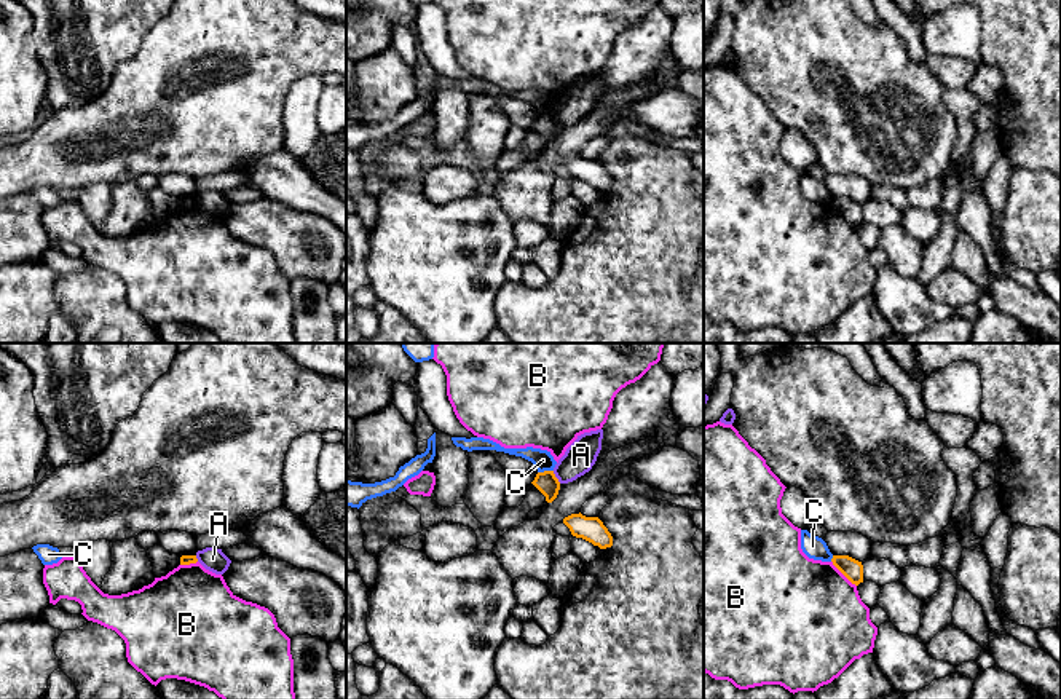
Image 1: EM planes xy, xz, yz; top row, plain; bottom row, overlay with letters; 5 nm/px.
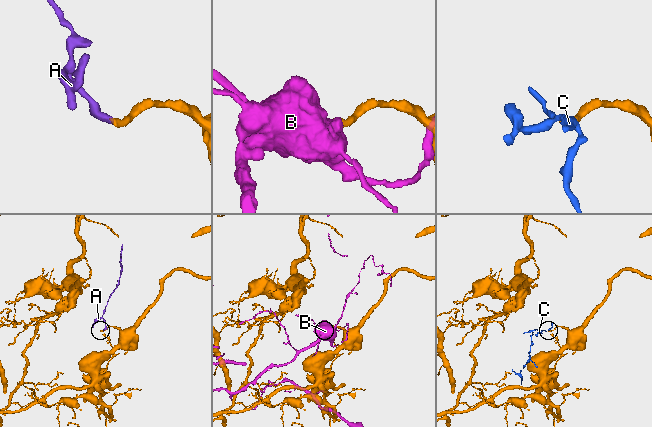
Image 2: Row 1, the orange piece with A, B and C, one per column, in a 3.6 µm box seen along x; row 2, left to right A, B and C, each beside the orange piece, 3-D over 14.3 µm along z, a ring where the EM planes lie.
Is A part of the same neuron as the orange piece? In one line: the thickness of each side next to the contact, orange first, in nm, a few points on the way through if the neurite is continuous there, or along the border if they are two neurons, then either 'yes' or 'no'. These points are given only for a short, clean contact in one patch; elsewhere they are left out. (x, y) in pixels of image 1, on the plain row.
calibres 110 and 160 nm; border xz (552, 114), (560, 125); no

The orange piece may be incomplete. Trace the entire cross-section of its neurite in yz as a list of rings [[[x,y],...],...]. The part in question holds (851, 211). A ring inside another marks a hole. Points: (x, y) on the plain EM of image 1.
[[[833,198],[833,207],[855,228],[863,225],[863,207],[862,204],[849,198]]]

